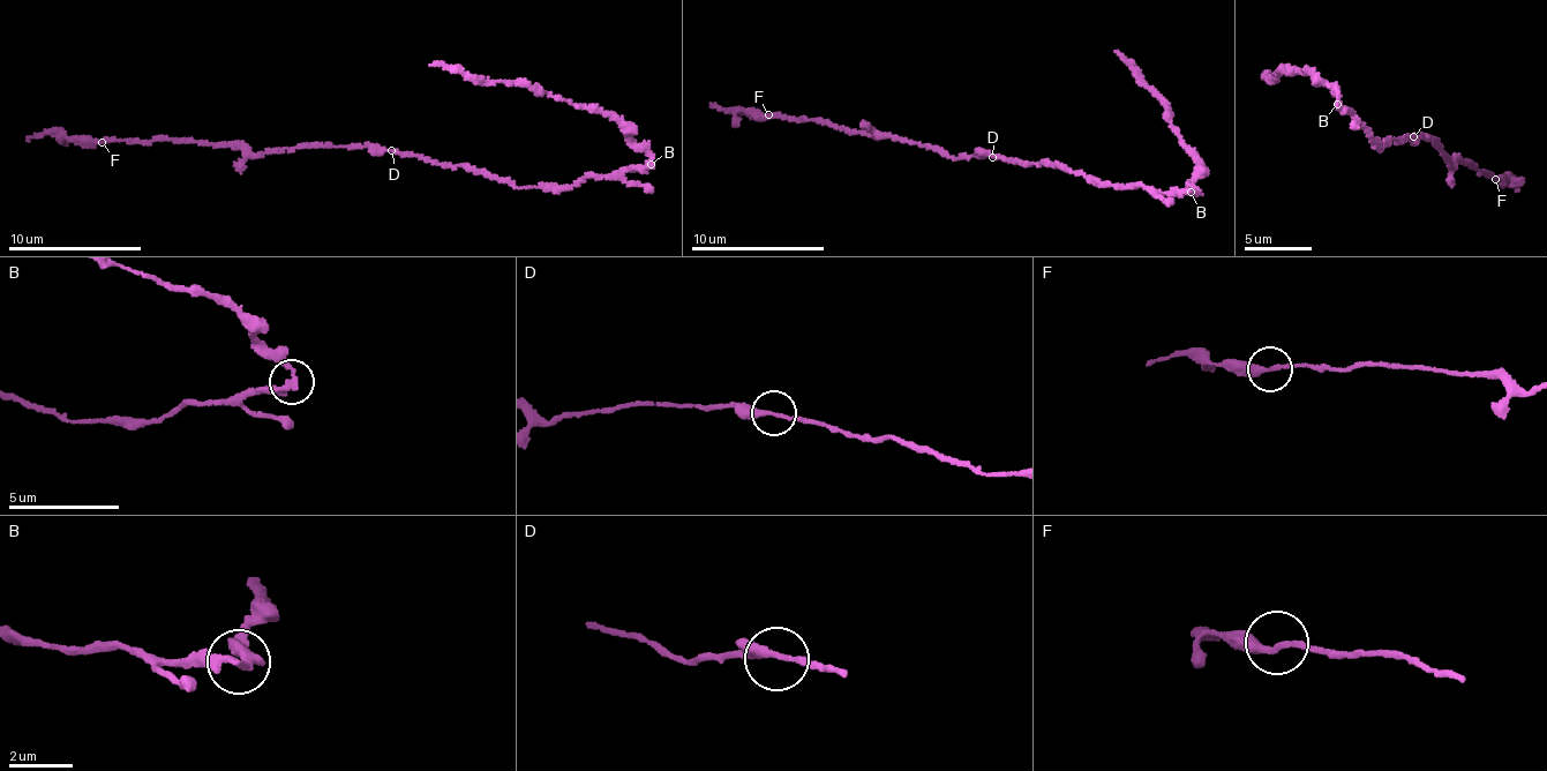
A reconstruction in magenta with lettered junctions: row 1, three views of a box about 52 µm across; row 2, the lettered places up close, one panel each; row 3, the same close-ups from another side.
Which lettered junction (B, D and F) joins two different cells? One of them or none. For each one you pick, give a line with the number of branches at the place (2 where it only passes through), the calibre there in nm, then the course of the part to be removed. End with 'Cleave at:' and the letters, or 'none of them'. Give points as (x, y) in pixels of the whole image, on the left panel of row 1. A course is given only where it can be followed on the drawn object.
B: branches 2; calibre 240 nm; course (651, 165), (622, 126), (608, 115), (525, 85), (470, 80), (456, 69), (430, 65)
Cleave at: B

